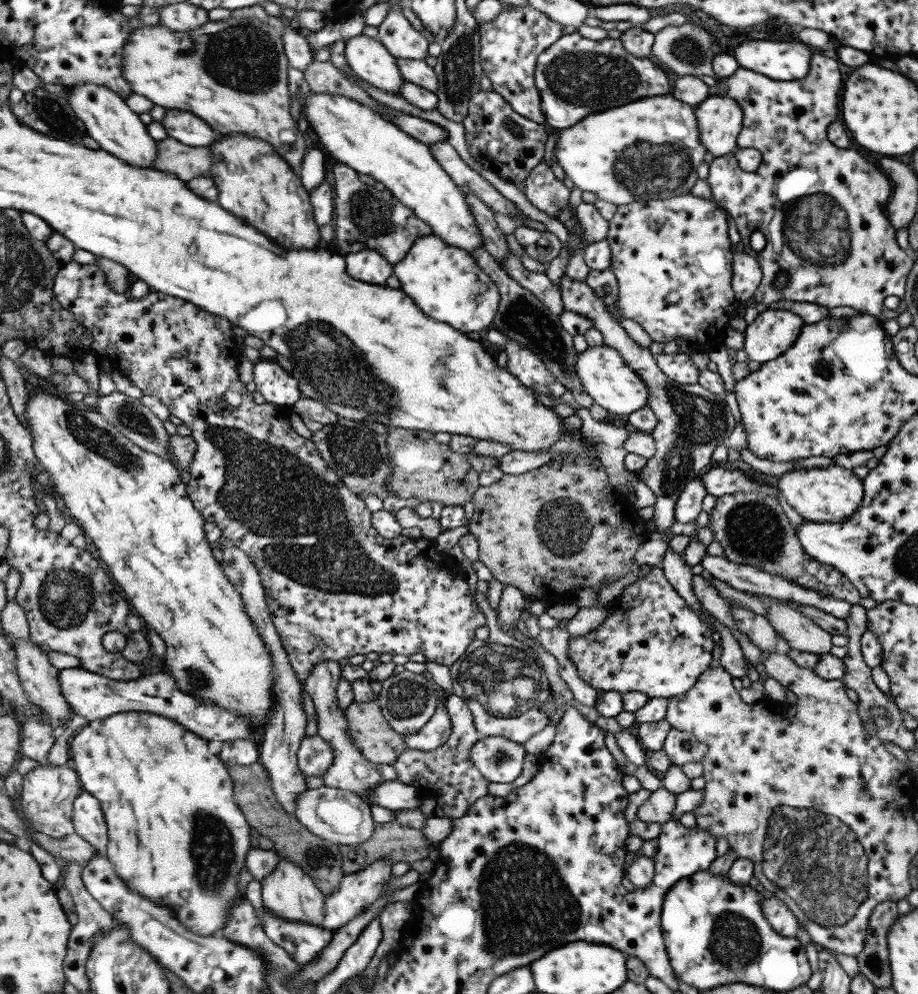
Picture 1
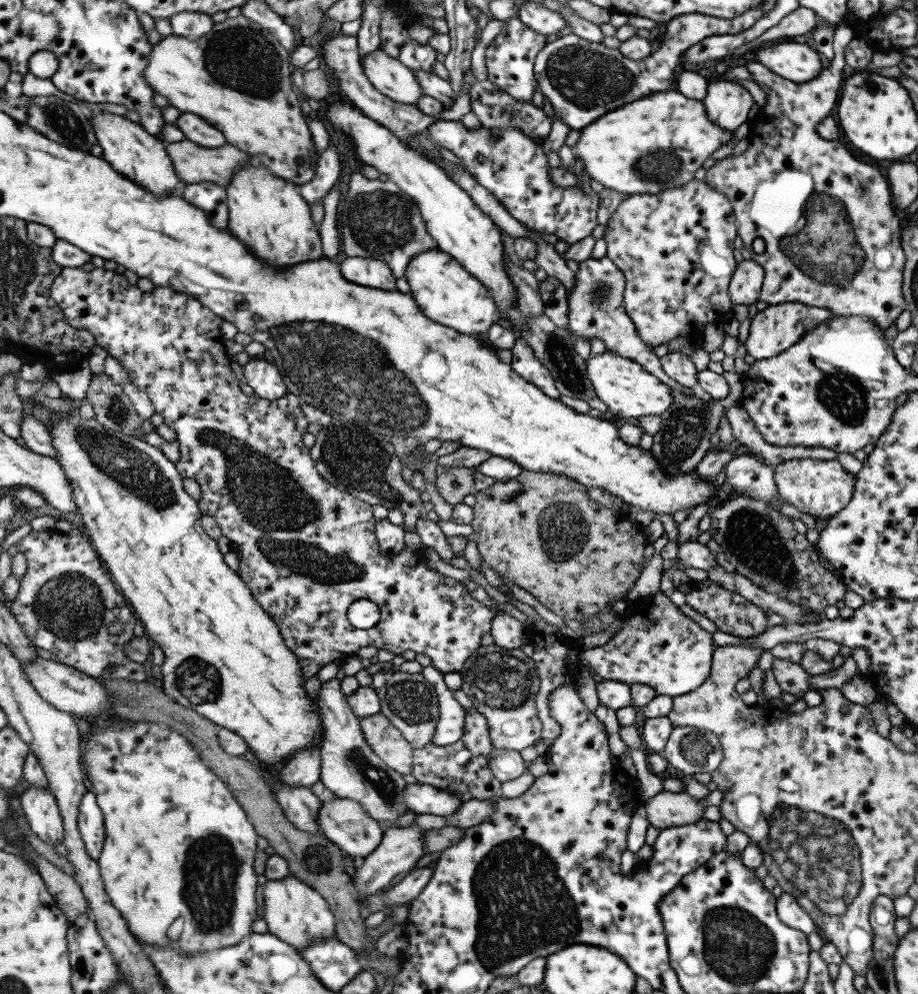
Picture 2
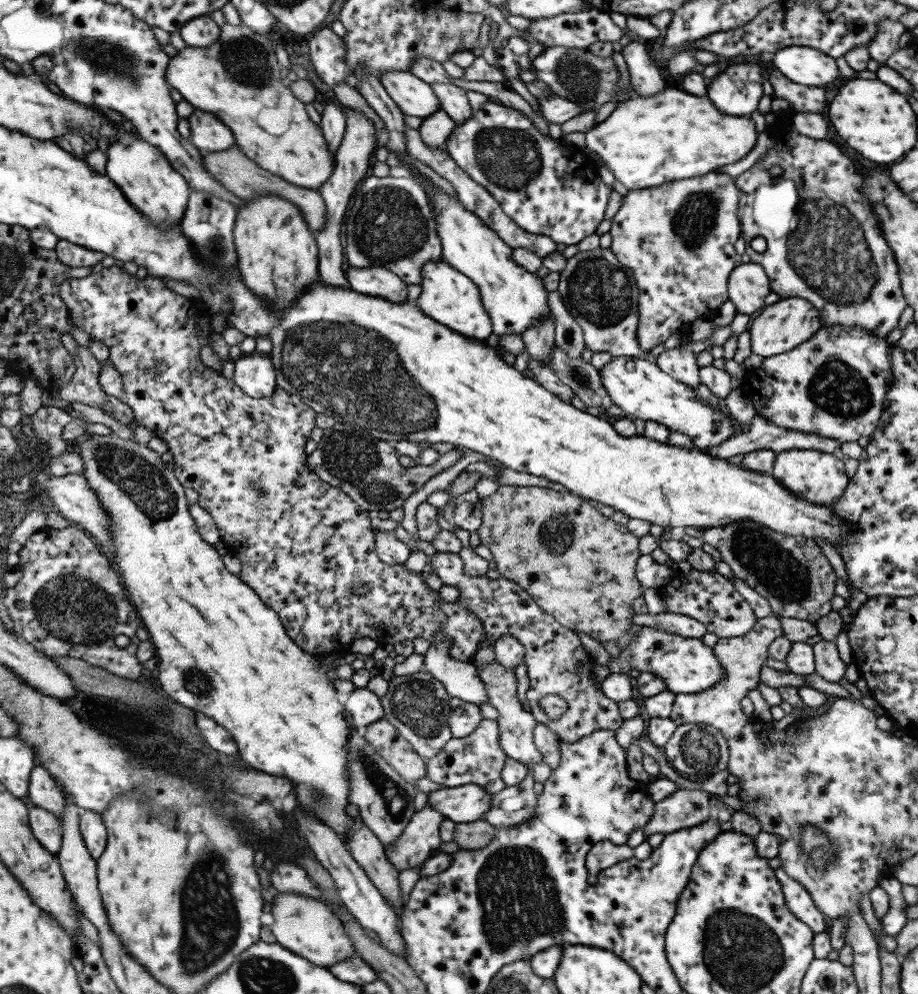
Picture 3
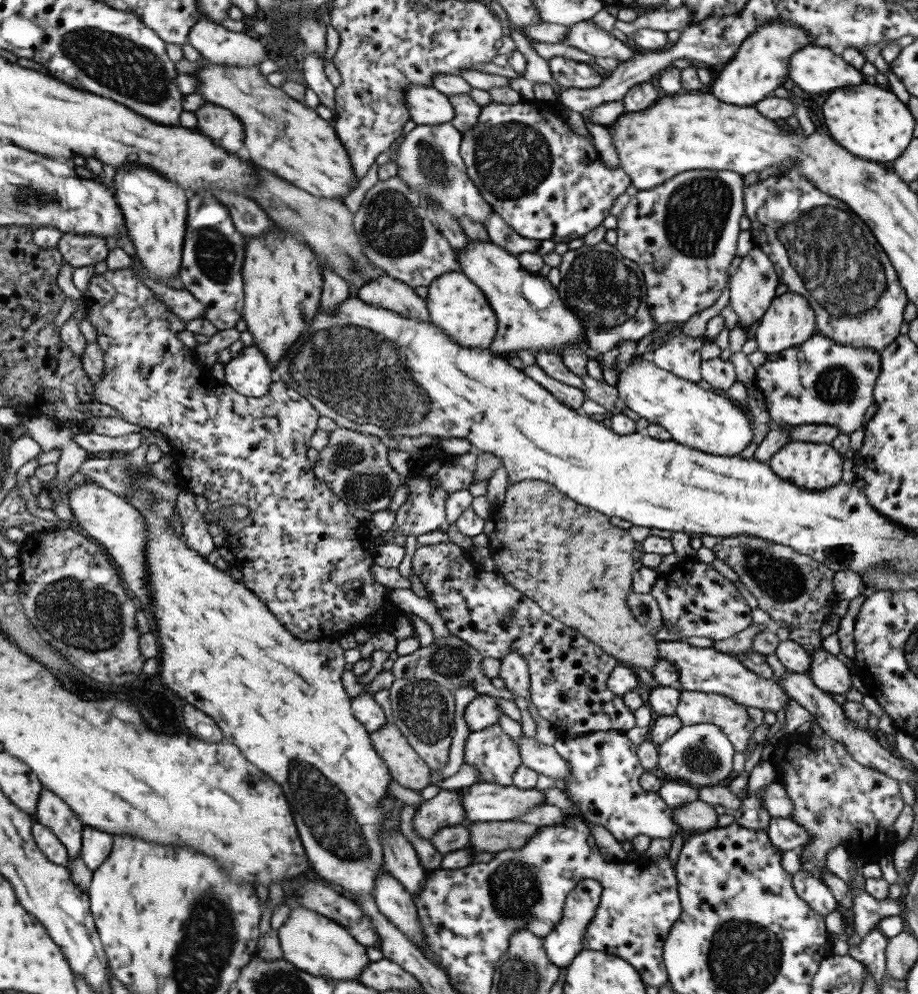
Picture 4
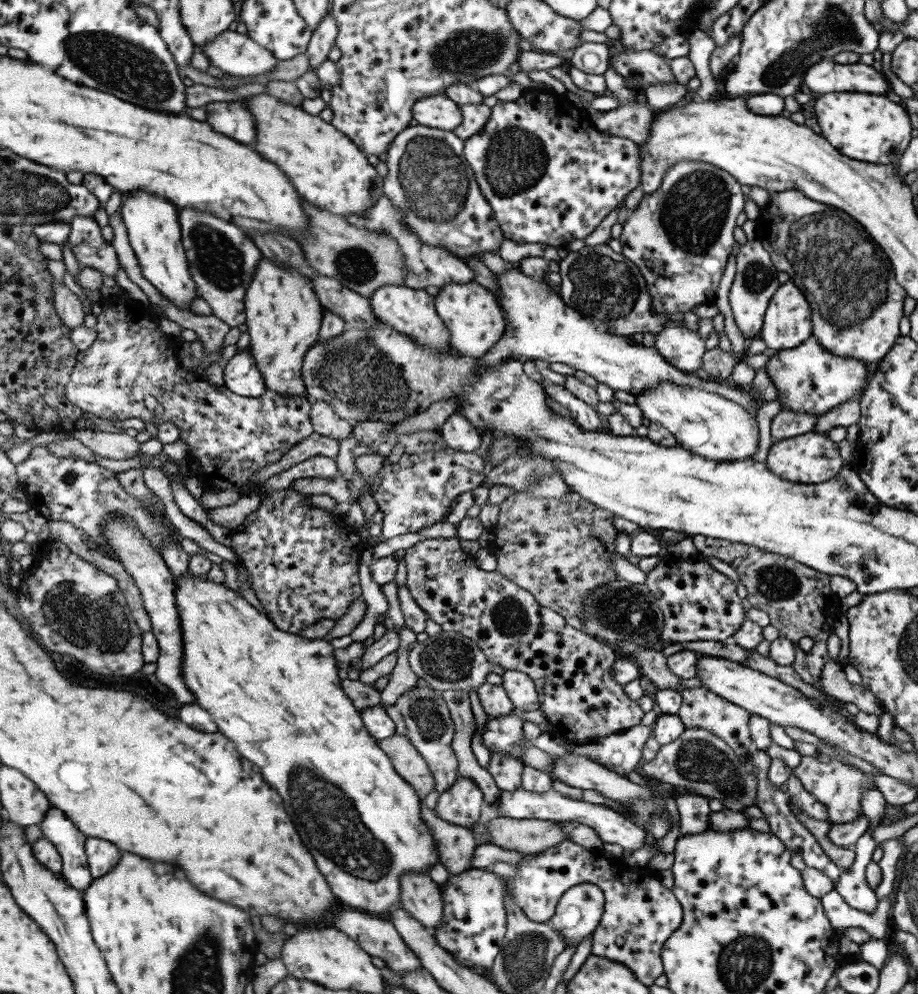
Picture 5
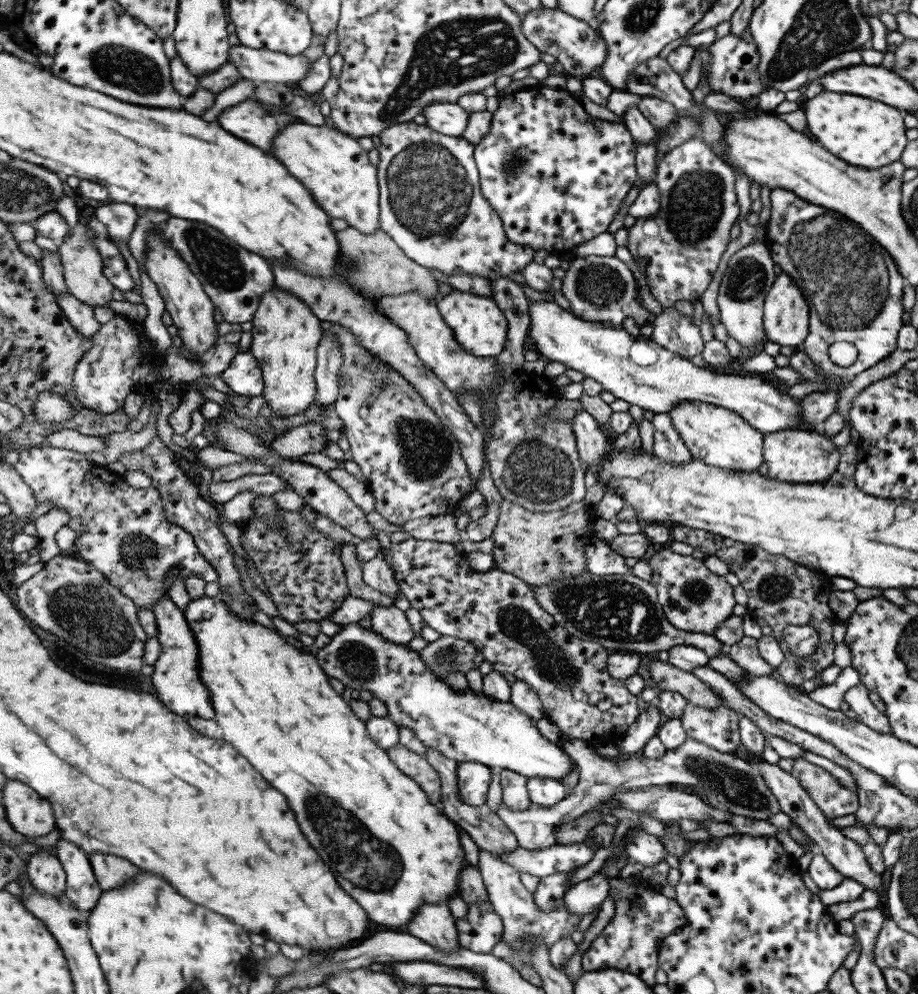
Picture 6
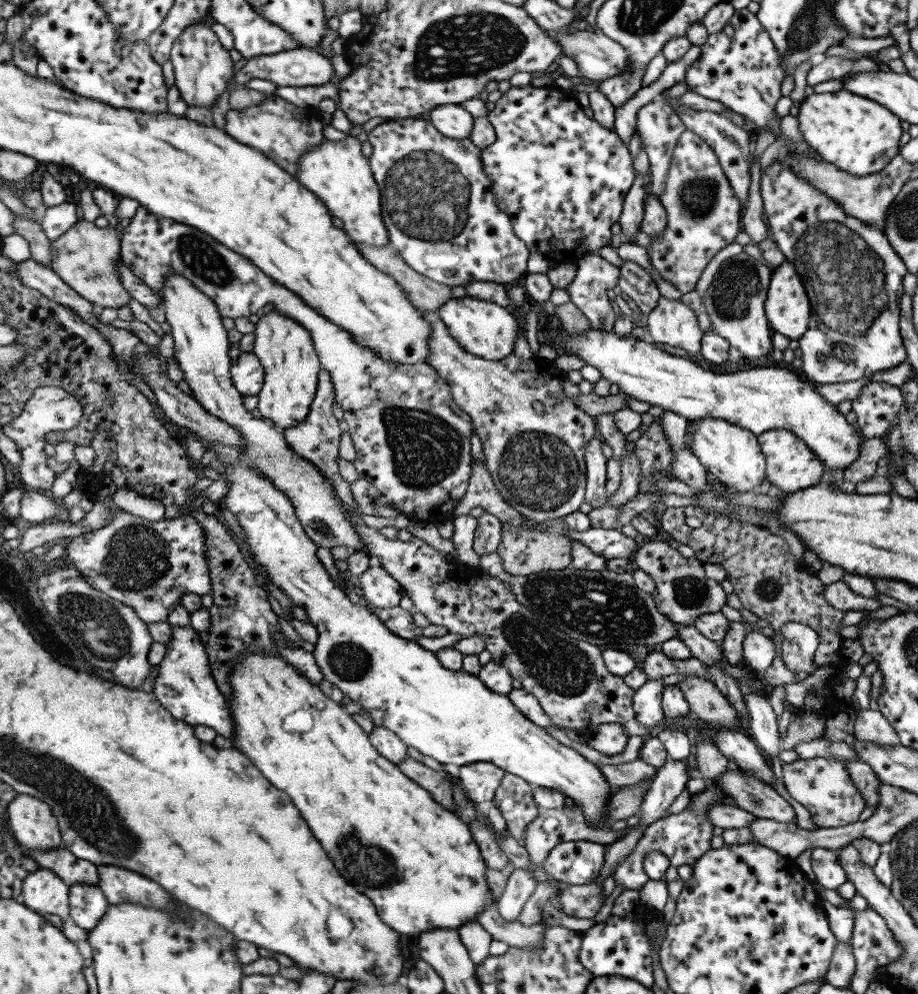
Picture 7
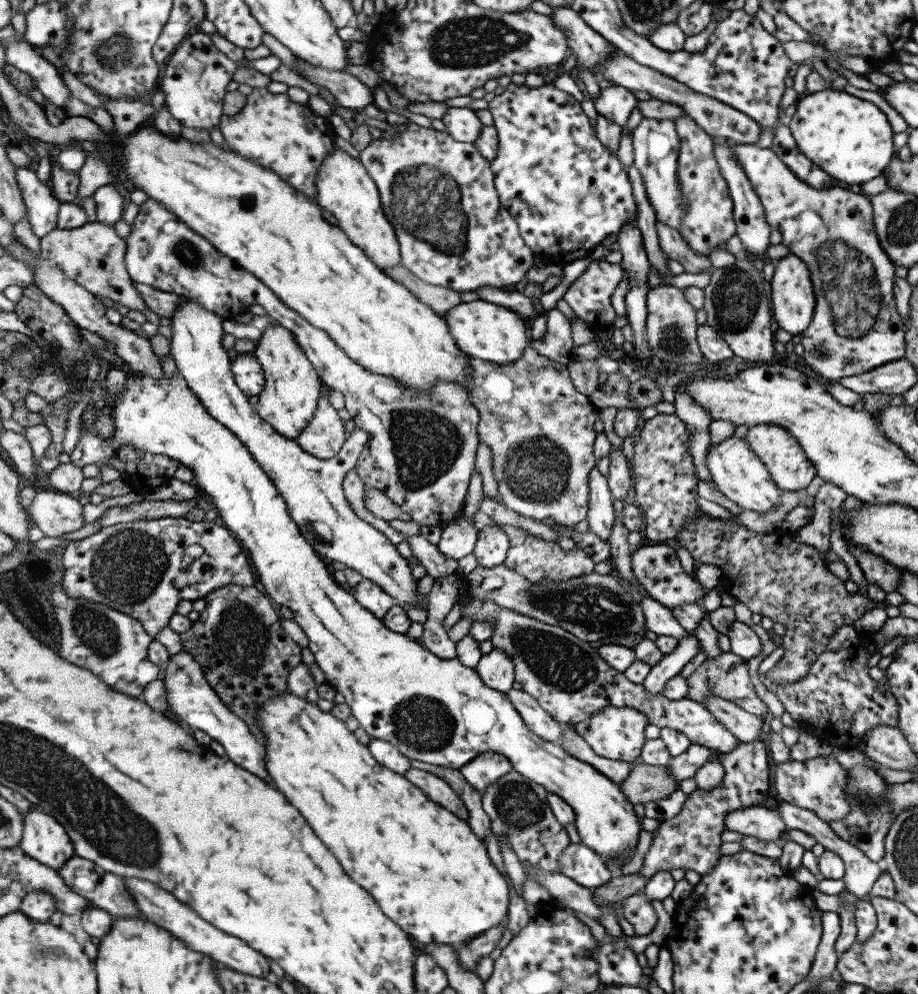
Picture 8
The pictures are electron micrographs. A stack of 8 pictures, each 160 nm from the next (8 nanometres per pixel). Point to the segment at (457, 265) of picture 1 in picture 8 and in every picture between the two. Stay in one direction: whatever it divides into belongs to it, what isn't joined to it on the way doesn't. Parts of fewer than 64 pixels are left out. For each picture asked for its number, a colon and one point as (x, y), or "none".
2: (443, 289)
3: (448, 296)
4: (457, 306)
5: (475, 321)
6: (478, 324)
7: (485, 329)
8: (481, 330)

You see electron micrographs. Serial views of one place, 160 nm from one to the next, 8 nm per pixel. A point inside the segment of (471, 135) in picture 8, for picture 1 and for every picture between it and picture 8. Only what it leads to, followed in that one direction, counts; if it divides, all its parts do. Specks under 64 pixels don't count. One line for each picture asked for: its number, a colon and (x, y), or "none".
1: (371, 60)
2: (399, 82)
3: (415, 97)
4: (429, 106)
5: (441, 112)
6: (448, 118)
7: (453, 120)

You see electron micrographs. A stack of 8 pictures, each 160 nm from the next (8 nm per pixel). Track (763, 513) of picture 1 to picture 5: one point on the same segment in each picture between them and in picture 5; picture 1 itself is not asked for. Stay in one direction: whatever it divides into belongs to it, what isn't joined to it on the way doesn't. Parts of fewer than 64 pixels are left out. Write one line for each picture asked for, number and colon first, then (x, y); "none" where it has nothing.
2: (760, 543)
3: (791, 573)
4: (796, 591)
5: (797, 599)

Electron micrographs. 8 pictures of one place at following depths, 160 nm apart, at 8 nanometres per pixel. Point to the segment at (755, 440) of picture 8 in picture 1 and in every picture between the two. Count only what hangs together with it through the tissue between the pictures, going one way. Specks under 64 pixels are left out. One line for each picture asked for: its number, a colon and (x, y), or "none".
1: (825, 495)
2: (819, 488)
3: (813, 476)
4: (813, 466)
5: (811, 458)
6: (796, 456)
7: (789, 465)

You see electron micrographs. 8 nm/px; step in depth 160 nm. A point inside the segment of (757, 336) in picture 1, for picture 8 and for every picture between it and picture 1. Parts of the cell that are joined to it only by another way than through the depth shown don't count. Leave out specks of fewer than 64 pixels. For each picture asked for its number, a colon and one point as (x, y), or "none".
2: (772, 330)
3: (776, 328)
4: (788, 321)
5: (786, 323)
6: (784, 310)
7: (787, 308)
8: (792, 300)

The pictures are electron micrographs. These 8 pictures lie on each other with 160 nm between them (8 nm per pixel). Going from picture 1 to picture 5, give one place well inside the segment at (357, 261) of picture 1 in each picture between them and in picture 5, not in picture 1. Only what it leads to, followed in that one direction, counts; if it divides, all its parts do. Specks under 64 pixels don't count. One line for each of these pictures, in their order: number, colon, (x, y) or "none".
2: (371, 272)
3: (373, 281)
4: (386, 292)
5: (411, 311)

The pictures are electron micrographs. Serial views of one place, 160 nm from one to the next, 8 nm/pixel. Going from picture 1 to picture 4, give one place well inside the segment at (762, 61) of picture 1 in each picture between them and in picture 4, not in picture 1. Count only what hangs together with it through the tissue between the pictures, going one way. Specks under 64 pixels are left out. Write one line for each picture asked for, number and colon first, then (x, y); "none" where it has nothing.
2: (796, 62)
3: (803, 65)
4: (813, 69)

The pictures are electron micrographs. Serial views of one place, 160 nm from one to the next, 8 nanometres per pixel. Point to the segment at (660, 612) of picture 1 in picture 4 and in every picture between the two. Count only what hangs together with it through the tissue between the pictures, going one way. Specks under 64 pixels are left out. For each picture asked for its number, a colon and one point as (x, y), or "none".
2: (657, 646)
3: (687, 666)
4: (700, 670)

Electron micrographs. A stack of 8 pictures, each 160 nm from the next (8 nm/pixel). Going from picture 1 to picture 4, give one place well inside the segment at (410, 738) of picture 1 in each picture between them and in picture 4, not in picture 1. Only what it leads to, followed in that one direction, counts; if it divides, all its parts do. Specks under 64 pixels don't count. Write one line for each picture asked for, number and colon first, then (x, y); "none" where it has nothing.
2: (450, 727)
3: (463, 718)
4: (483, 711)

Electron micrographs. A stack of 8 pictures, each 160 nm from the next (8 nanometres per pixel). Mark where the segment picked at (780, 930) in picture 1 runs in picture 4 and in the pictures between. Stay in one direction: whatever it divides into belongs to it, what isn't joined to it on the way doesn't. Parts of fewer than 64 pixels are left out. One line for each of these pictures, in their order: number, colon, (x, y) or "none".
2: (788, 911)
3: (798, 900)
4: (814, 892)

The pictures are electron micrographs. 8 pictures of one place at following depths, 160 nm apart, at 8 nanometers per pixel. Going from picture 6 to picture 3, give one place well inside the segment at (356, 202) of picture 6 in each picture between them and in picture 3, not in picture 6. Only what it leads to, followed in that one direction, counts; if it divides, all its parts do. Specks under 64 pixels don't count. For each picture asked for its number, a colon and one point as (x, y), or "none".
3: (239, 76)
4: (285, 136)
5: (329, 168)

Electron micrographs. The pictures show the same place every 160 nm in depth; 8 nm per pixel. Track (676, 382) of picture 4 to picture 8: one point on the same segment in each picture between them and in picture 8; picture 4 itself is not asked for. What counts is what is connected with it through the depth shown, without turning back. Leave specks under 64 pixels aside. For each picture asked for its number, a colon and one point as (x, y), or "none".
5: (703, 423)
6: (718, 437)
7: (732, 456)
8: (736, 472)

